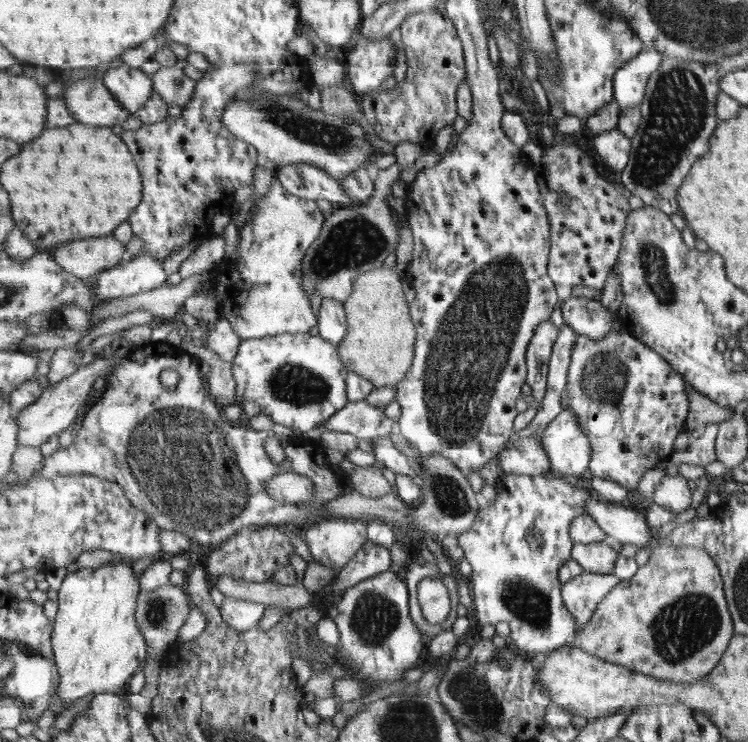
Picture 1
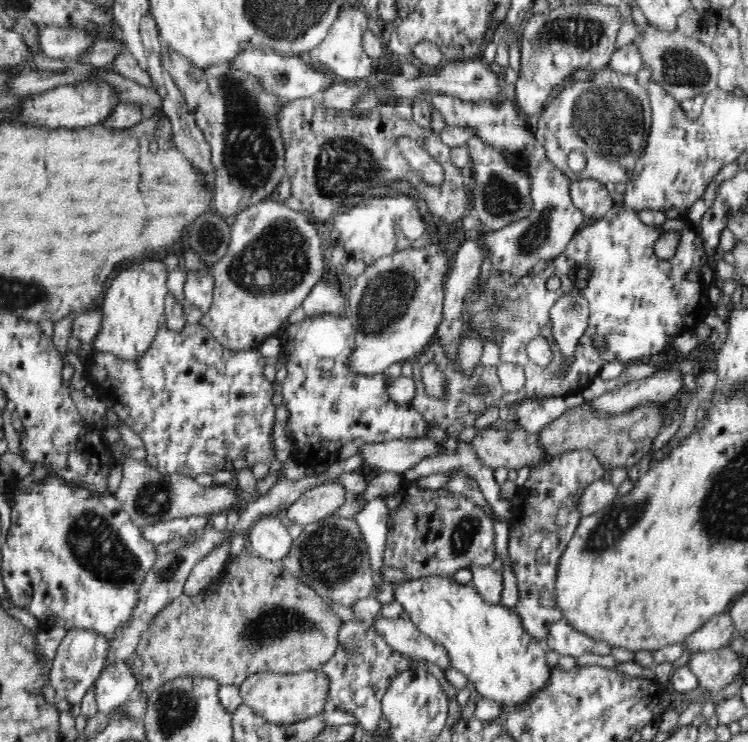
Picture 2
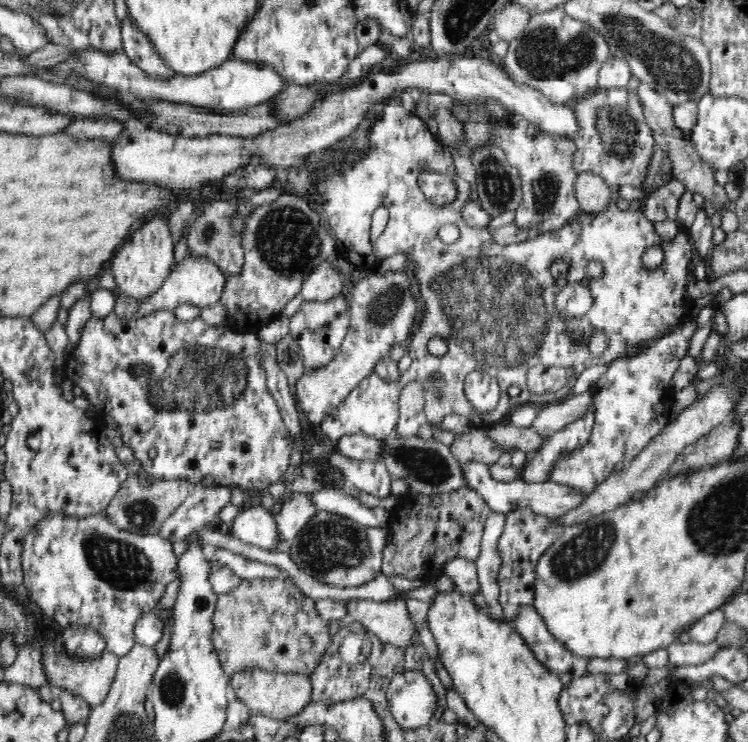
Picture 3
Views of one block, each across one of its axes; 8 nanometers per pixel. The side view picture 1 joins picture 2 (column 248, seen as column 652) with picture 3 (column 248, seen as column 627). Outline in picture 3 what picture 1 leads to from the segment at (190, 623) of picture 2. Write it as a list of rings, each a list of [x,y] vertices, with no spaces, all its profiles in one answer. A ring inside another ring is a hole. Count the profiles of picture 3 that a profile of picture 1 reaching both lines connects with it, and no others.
[[[273,578],[273,579],[242,579],[241,583],[232,589],[229,593],[218,595],[217,606],[213,617],[213,631],[211,632],[212,642],[215,651],[218,653],[222,668],[228,677],[244,668],[258,667],[266,671],[278,671],[290,674],[303,674],[310,676],[318,664],[322,662],[323,656],[326,654],[327,648],[330,646],[331,638],[328,635],[328,626],[324,620],[318,617],[316,607],[314,607],[314,599],[305,595],[289,578]]]

